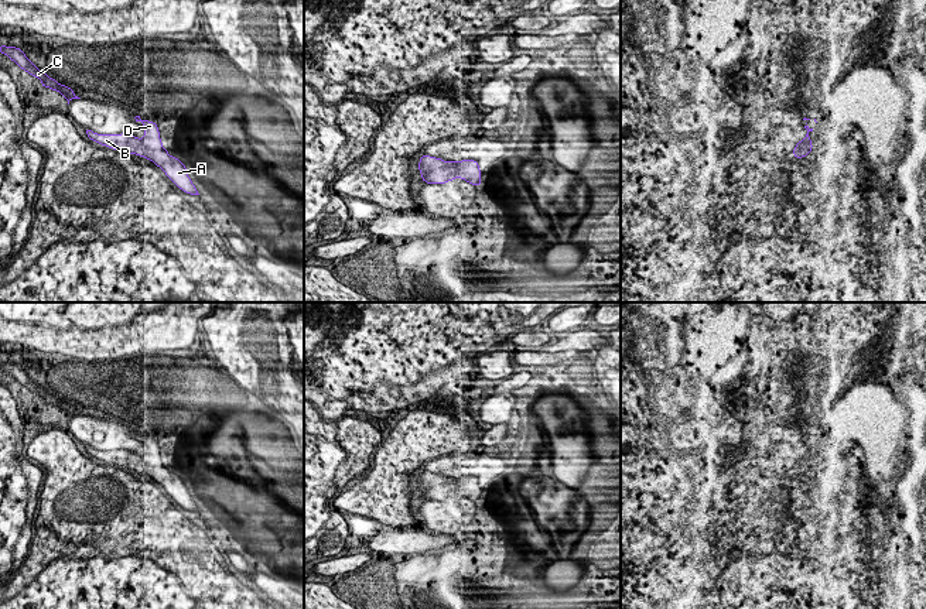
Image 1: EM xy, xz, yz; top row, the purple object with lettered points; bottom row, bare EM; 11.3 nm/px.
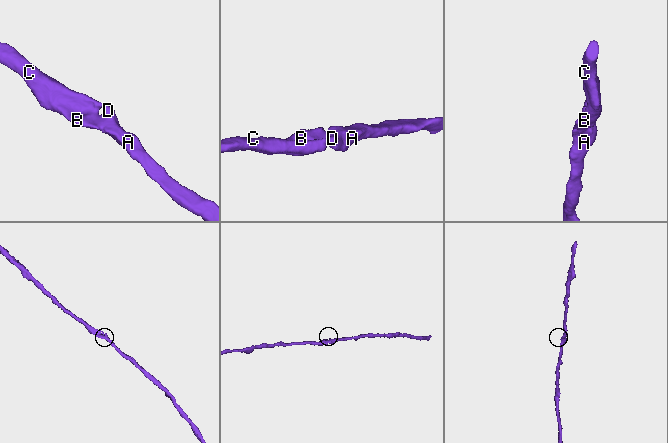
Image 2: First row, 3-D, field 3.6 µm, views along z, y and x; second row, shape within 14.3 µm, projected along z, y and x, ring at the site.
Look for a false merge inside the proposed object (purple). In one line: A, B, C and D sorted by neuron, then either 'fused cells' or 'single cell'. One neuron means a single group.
A B C D | single cell

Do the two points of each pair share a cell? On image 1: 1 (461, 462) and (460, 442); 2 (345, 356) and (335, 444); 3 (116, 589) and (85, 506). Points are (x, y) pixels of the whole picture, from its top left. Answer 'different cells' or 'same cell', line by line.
1: different cells
2: different cells
3: same cell

